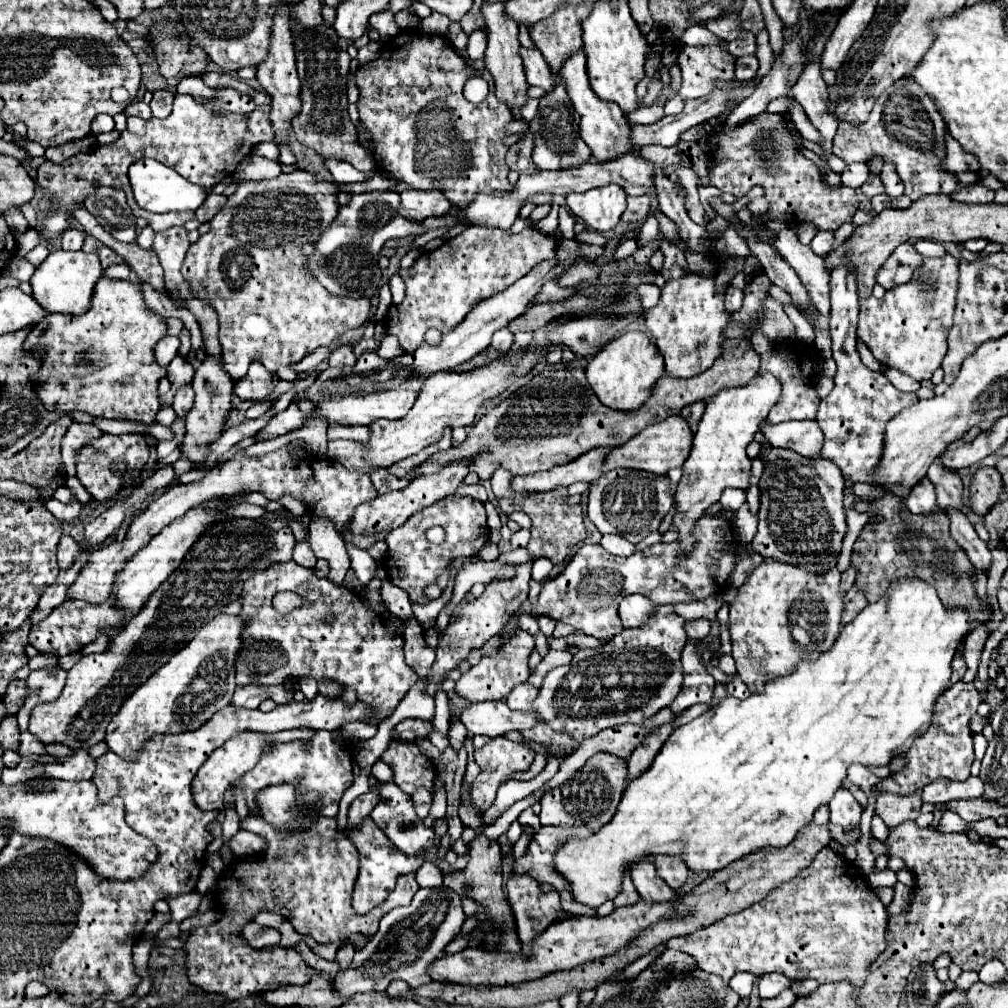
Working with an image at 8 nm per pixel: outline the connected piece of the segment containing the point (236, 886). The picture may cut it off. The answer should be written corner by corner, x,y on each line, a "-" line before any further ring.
246,817
240,827
266,837
268,847
254,857
236,861
232,871
228,869
224,873
220,881
220,905
224,909
222,919
210,927
194,927
190,931
184,945
188,979
204,991
222,993
228,999
242,999
254,991
264,993
284,985
305,985
310,981
315,969
306,965
295,947
274,945
272,951
262,951
242,945
242,939
236,937
240,935
242,925
254,919
260,909
284,915
300,935
312,935
318,943
328,943
332,939
350,941
350,935
354,933
374,935
378,931
378,921
388,911
400,905
410,905
412,897
420,889
414,873
402,875
396,889
382,905
368,915
356,915
350,909
350,901
360,859
354,843
350,843
344,833
336,831
336,819
320,817
308,829
278,831
262,817

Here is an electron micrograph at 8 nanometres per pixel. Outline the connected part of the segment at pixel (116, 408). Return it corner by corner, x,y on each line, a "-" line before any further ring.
102,277
94,287
92,307
86,315
70,317
50,313
26,337
26,347
44,347
42,369
38,377
34,377
34,383
38,381
38,397
44,407
54,413
86,411
94,417
152,423
160,409
158,381
166,377
166,367
156,363
154,347
164,335
168,335
166,319
146,305
142,283

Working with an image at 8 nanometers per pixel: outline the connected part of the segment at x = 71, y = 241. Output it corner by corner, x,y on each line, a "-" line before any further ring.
78,229
66,231
62,235
62,249
66,249
66,251
78,251
78,249
82,249
84,237
86,237
84,231
78,231

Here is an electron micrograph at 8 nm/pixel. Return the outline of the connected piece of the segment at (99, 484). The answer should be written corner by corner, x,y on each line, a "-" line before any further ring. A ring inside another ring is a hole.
104,433
92,445
82,447
76,457
76,477
96,501
112,501
114,495
140,477
148,461
148,445
142,435
108,435

